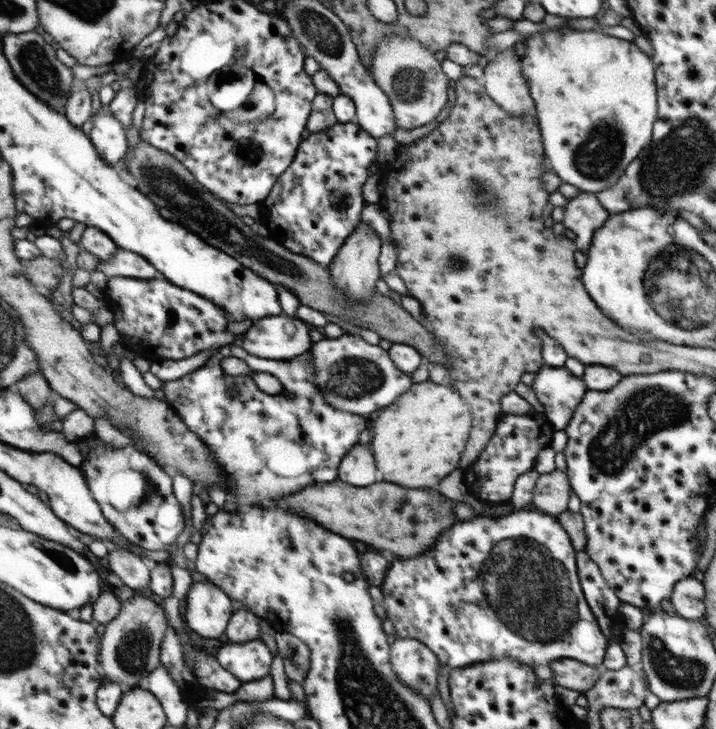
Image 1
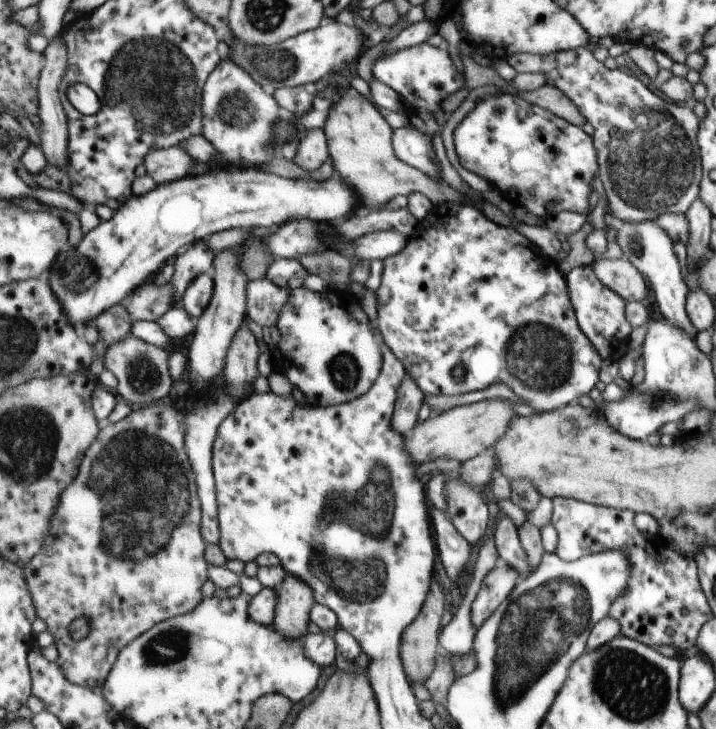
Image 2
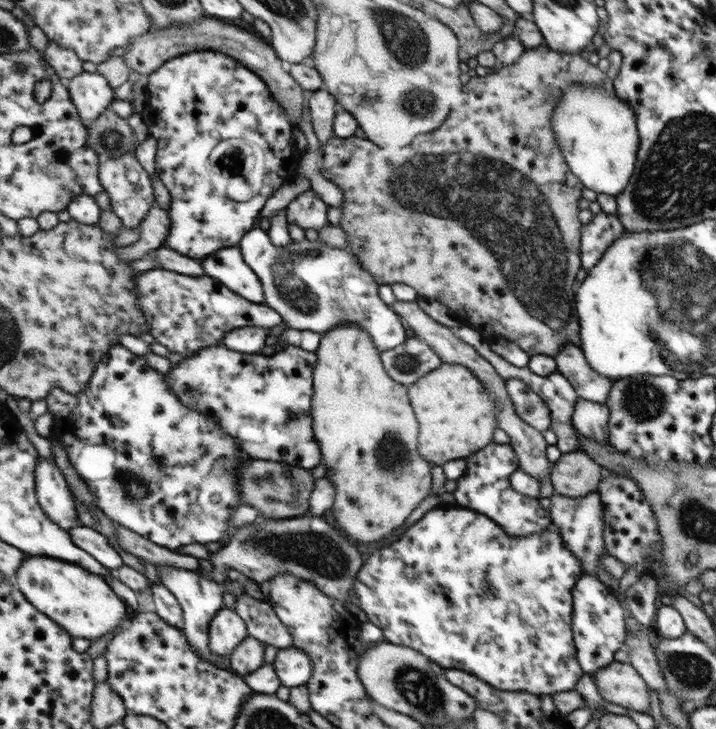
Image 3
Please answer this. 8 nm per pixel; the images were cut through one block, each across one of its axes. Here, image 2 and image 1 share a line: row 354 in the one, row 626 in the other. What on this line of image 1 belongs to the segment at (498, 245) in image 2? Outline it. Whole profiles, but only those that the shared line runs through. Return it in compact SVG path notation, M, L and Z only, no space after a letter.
M508 509L498 516L478 515L472 520L458 520L450 528L441 532L437 543L418 556L398 558L389 555L390 563L386 576L380 588L384 595L385 606L383 612L394 623L396 639L416 639L424 645L429 645L438 655L438 660L450 668L468 667L474 663L485 663L496 659L514 659L520 664L533 668L534 665L548 665L558 659L576 659L584 661L594 667L603 667L602 661L609 641L601 631L600 622L589 607L585 594L582 594L581 582L576 576L576 550L570 544L570 538L556 516L542 513L535 509Z

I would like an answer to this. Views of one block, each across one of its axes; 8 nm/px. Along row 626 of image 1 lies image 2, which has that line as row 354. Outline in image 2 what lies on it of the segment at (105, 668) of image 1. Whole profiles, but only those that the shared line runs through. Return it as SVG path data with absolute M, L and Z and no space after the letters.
M130 333L125 339L107 349L106 364L108 370L119 380L116 388L118 395L132 407L144 407L168 400L168 394L174 388L175 378L171 371L170 352L134 333Z

